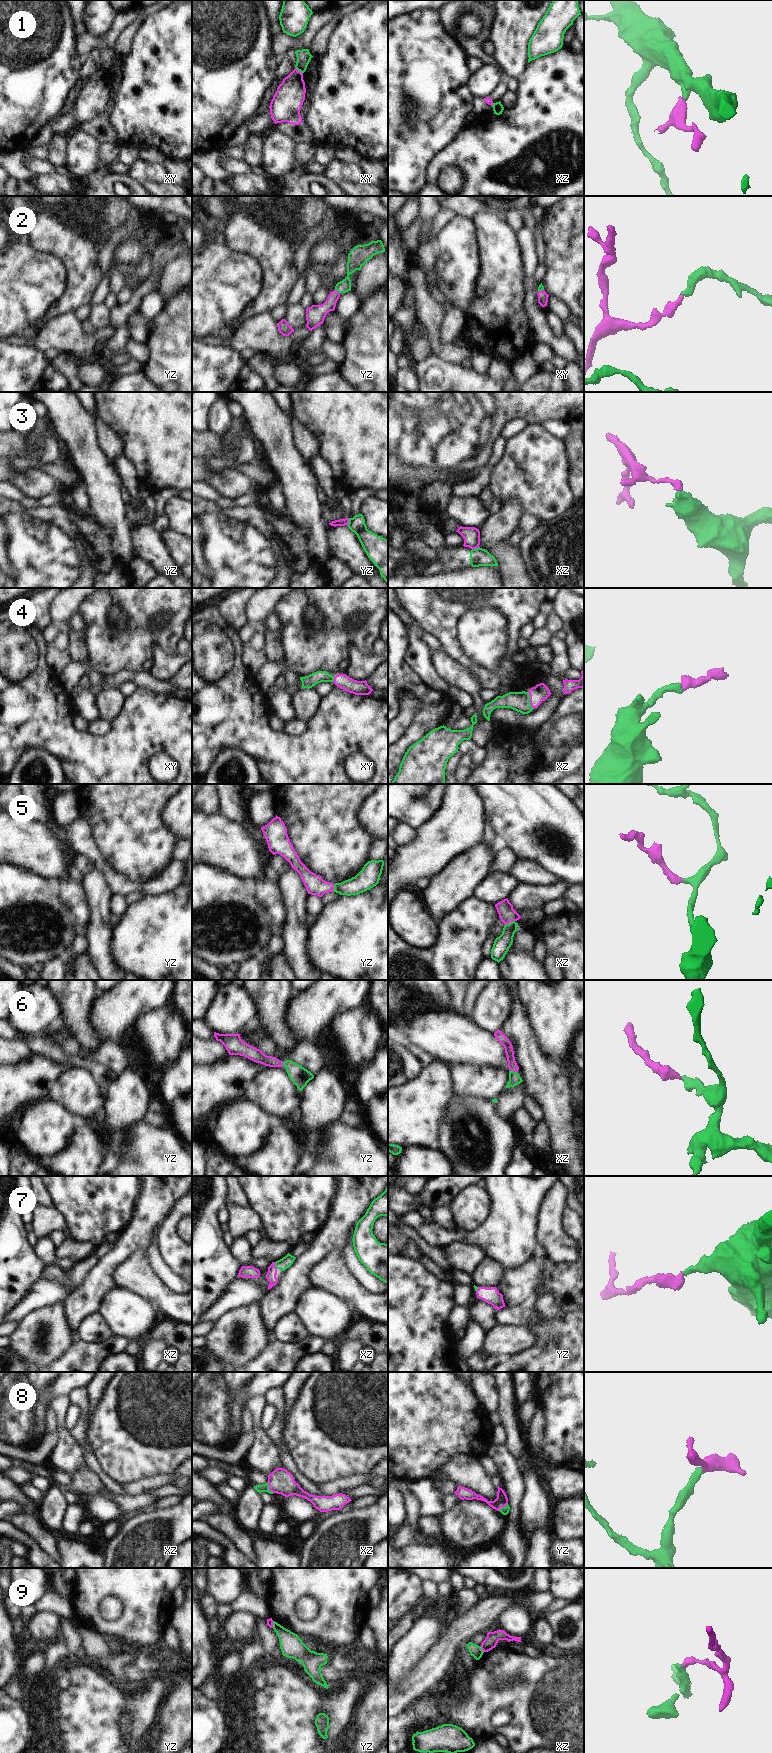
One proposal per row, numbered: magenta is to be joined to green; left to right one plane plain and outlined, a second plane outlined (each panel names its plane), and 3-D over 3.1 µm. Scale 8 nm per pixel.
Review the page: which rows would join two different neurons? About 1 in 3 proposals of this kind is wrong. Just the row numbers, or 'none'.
1, 3, 9

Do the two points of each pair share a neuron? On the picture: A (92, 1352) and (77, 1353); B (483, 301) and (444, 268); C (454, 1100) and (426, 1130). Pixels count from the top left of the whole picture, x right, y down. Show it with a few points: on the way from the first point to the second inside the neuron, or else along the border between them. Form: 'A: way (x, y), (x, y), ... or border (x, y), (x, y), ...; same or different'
A: way (88, 1352), (84, 1351), (81, 1353); same
B: border (480, 270), (476, 280), (473, 300), (465, 312); different
C: border (453, 1093), (440, 1118), (437, 1136); different

